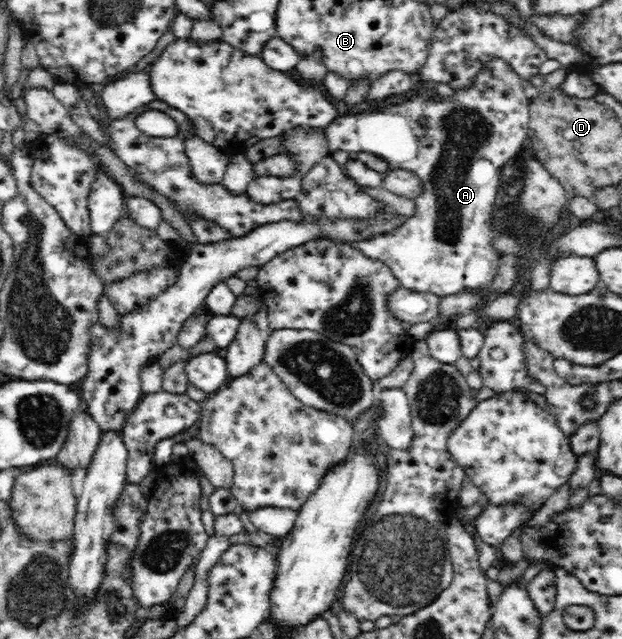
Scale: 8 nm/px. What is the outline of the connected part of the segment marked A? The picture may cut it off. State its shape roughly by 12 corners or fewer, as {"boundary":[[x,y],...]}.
{"boundary":[[502,58],[451,100],[343,114],[329,154],[422,182],[392,232],[345,242],[401,287],[488,297],[501,167],[528,138]]}

